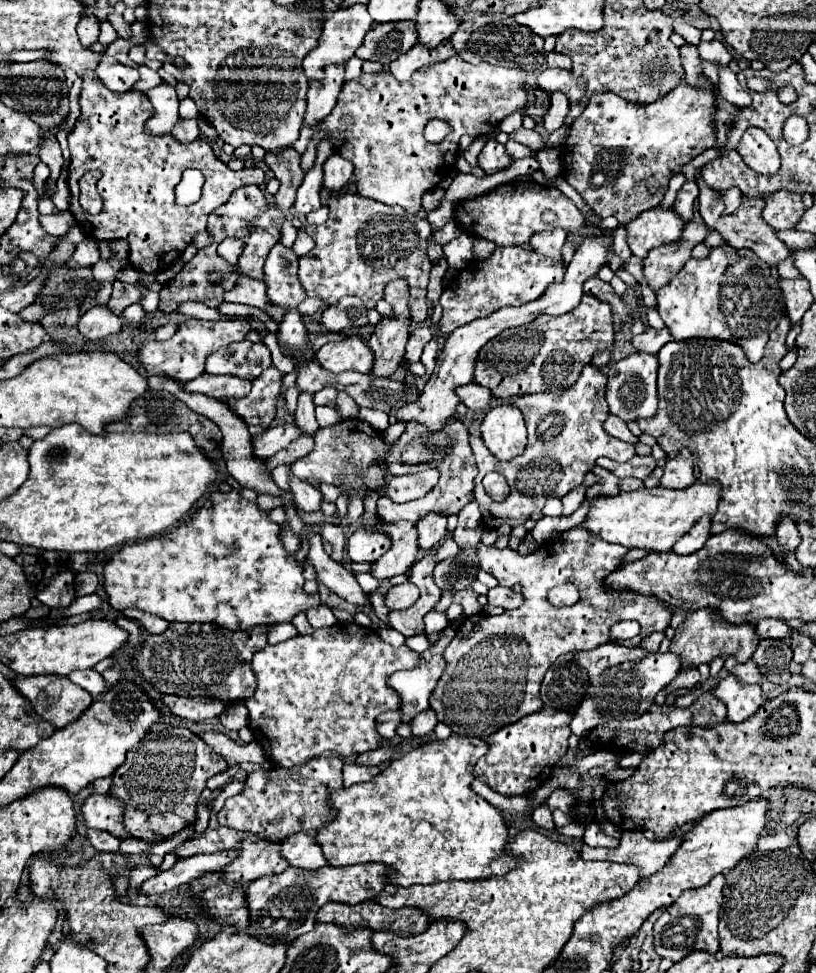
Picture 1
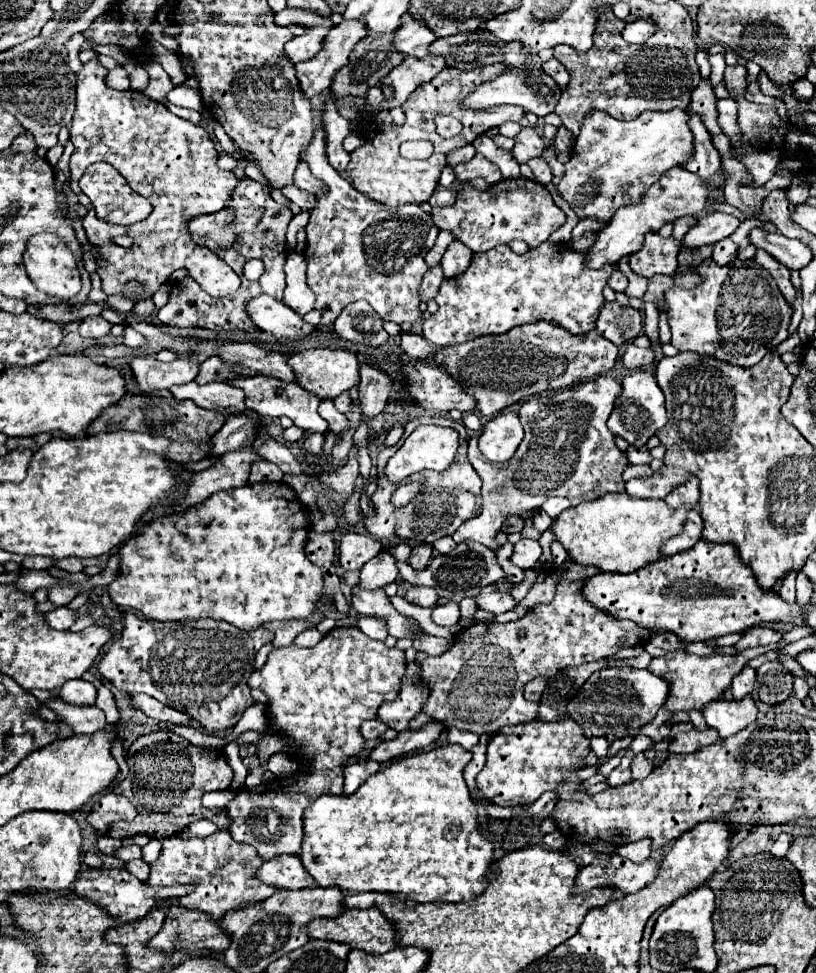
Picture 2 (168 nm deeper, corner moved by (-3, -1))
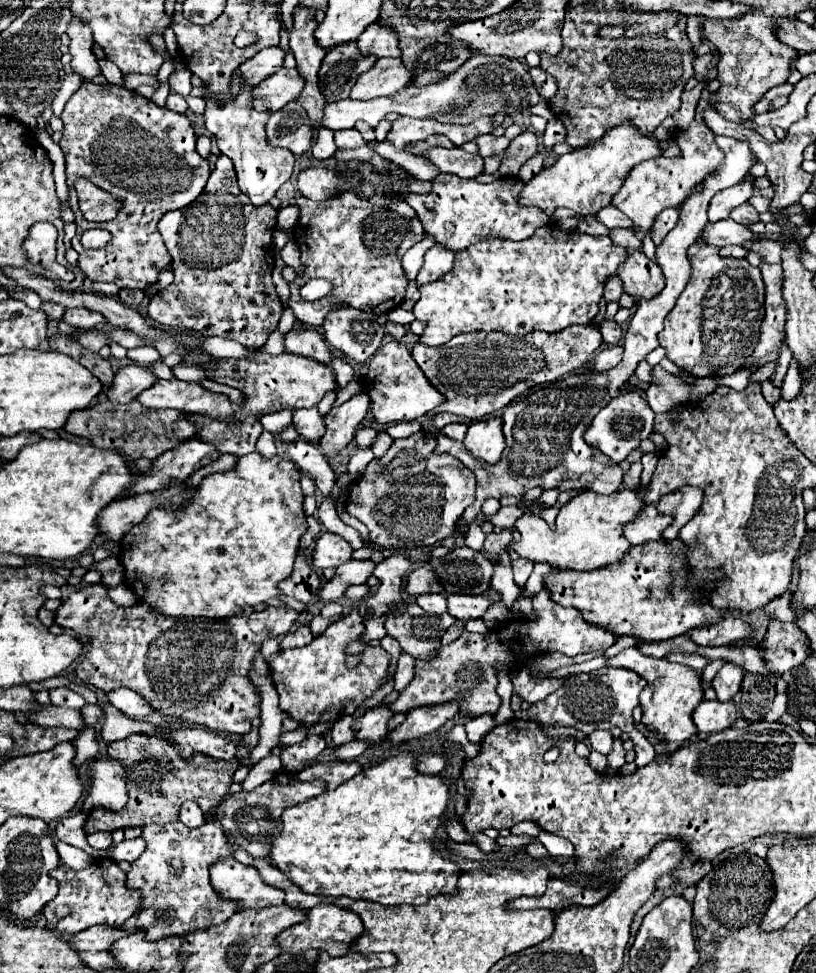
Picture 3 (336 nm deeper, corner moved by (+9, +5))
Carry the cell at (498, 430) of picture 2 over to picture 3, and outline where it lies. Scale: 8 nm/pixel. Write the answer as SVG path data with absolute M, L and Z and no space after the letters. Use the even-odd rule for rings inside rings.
M490 417L486 421L472 421L468 425L464 447L478 459L486 463L500 461L504 451L504 435L502 435L502 419Z

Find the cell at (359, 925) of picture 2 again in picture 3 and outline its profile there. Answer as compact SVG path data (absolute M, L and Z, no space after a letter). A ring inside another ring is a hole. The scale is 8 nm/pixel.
M316 905L314 909L308 911L306 921L292 925L288 929L284 929L284 933L280 933L280 937L276 941L280 941L282 951L288 953L298 953L298 951L306 951L306 949L320 949L320 951L328 951L330 955L338 957L338 955L346 955L354 941L364 933L364 925L362 919L352 913L350 909L342 909L338 905Z

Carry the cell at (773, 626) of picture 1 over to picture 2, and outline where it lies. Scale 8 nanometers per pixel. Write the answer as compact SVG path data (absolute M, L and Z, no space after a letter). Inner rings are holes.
M752 627L748 631L742 633L742 639L736 643L738 651L744 651L748 647L758 647L758 645L768 645L768 643L778 643L780 641L780 633L772 631L768 627Z

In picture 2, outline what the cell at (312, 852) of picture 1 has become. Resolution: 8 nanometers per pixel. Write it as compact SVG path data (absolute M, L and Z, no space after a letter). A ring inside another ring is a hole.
M280 855L272 861L262 863L256 871L256 879L276 889L304 889L314 887L314 879L306 873L298 855Z

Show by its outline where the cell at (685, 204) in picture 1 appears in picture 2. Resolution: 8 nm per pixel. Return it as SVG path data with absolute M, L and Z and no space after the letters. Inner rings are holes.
M682 217L682 219L676 219L676 221L674 221L674 233L672 233L672 237L678 239L678 241L682 241L684 235L694 227L694 223L696 223L696 217Z

